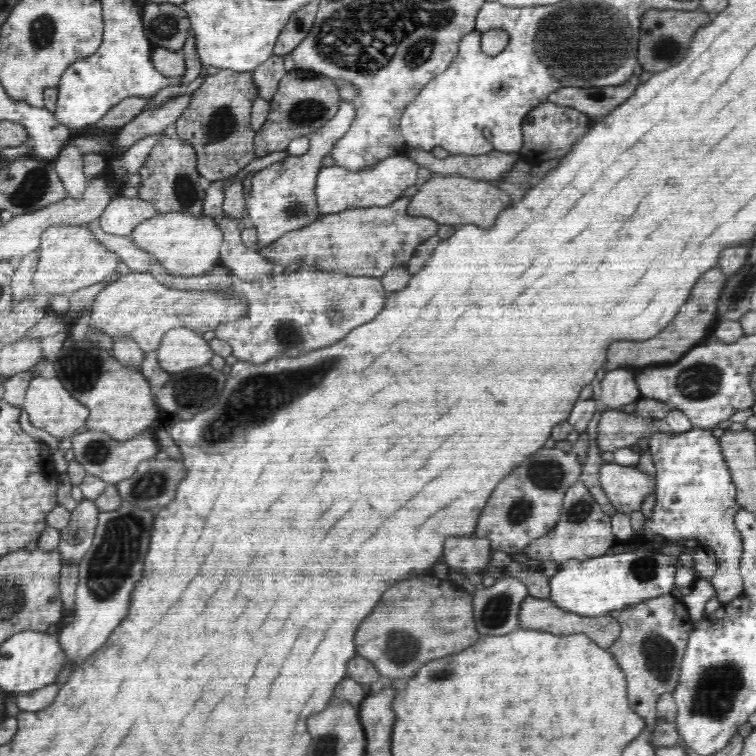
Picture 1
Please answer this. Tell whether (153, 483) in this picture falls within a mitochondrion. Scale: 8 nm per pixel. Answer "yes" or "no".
yes

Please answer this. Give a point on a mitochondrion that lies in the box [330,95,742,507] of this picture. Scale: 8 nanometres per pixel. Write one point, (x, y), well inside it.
(700, 381)

